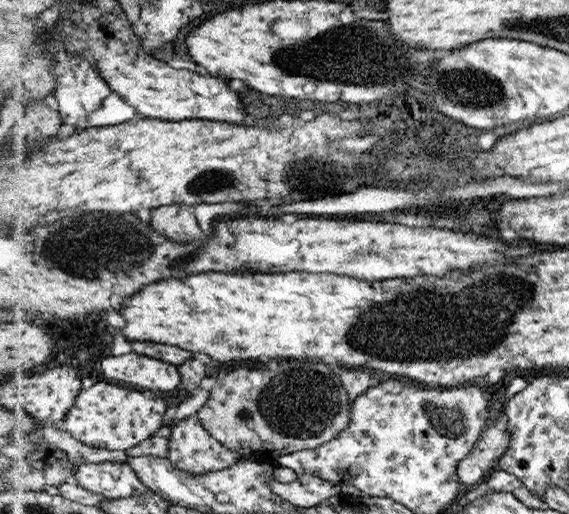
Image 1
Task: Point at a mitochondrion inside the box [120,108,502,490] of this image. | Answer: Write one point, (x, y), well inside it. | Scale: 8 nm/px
(300, 403)

